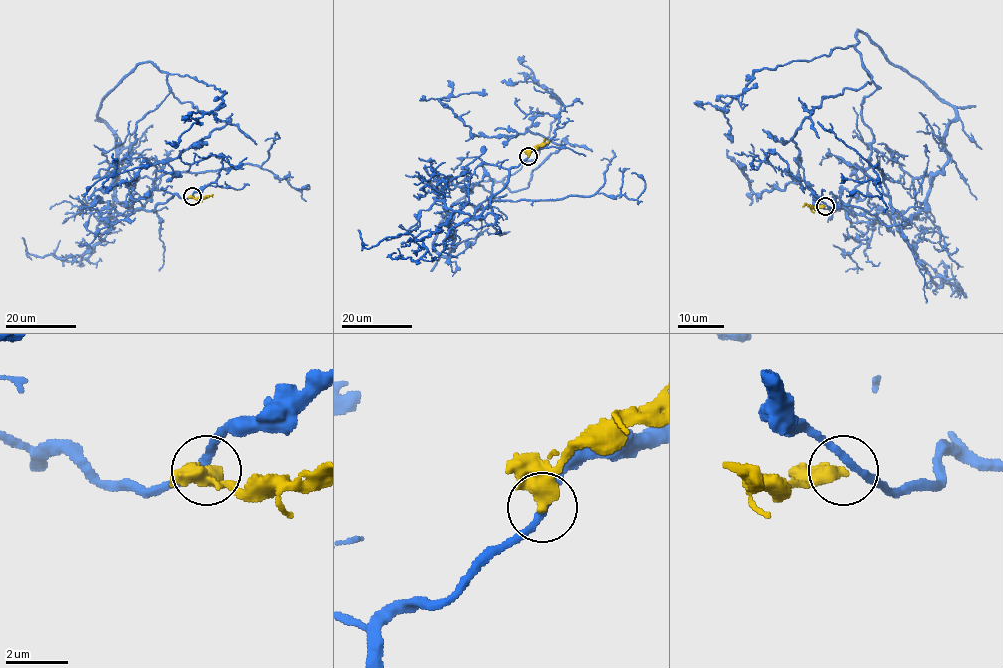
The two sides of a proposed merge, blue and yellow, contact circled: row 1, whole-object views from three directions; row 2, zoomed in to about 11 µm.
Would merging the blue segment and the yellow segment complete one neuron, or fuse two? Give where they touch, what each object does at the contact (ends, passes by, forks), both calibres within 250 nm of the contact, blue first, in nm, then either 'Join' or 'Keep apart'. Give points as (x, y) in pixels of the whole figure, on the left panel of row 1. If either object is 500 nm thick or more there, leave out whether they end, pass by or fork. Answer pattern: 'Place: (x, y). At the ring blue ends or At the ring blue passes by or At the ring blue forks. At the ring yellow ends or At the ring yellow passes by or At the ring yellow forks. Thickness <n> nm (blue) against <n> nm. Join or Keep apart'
Place: (192, 196). Thickness 240 nm (blue) against 550 nm. Keep apart

